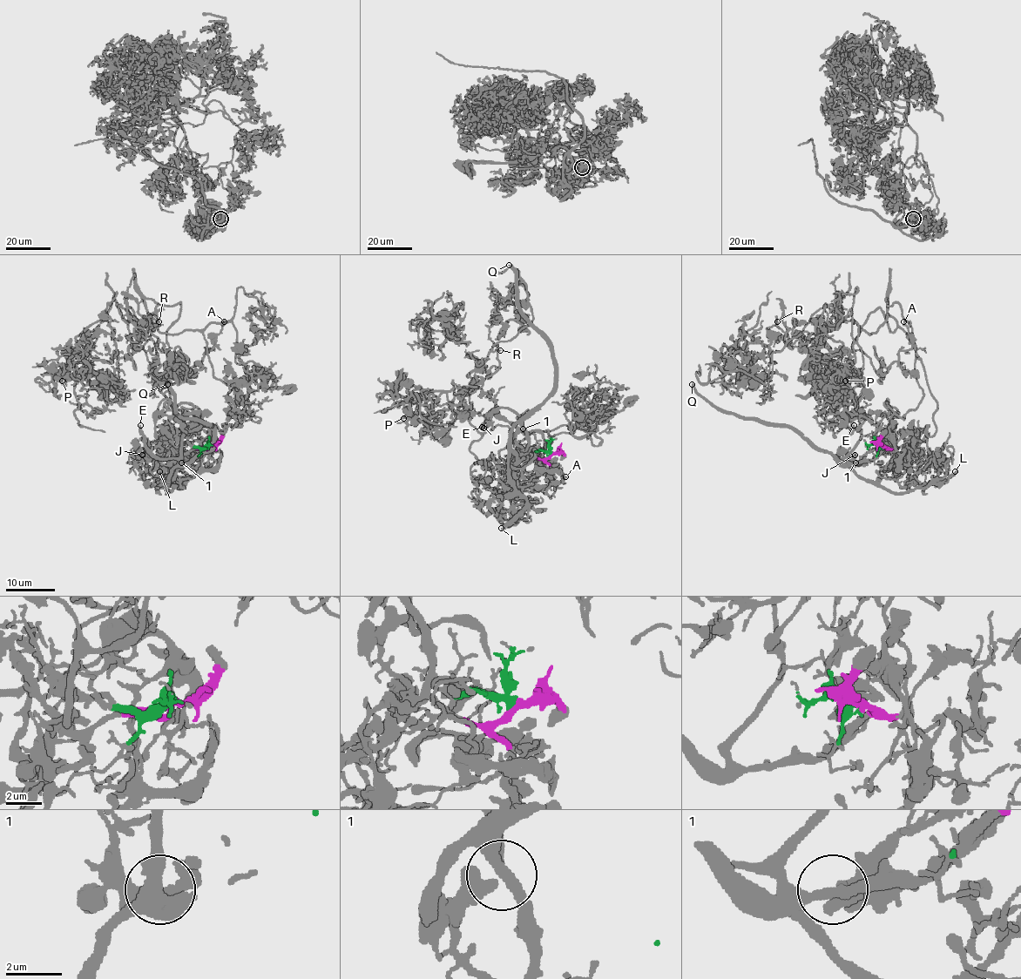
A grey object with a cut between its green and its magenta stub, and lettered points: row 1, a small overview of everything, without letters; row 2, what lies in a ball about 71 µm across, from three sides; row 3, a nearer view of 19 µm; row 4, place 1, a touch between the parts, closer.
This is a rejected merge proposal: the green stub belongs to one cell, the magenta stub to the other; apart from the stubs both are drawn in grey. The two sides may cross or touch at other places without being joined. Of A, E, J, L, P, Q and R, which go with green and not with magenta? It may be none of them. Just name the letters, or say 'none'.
A, P, R

